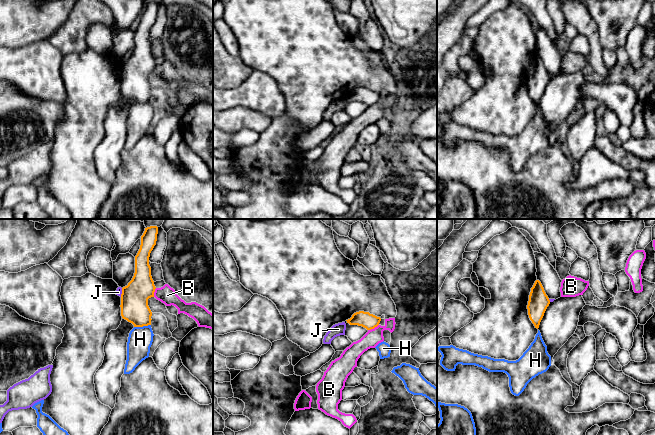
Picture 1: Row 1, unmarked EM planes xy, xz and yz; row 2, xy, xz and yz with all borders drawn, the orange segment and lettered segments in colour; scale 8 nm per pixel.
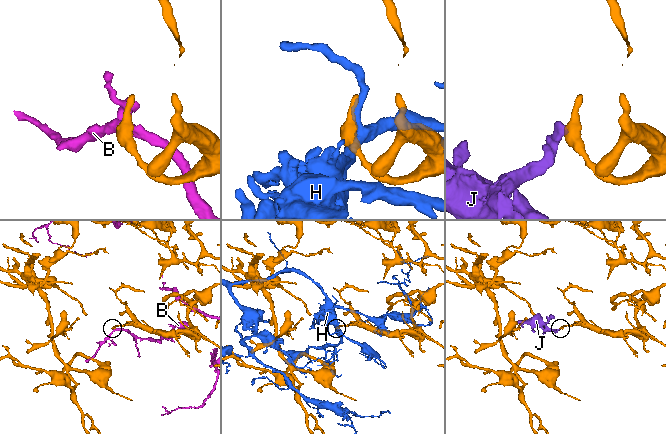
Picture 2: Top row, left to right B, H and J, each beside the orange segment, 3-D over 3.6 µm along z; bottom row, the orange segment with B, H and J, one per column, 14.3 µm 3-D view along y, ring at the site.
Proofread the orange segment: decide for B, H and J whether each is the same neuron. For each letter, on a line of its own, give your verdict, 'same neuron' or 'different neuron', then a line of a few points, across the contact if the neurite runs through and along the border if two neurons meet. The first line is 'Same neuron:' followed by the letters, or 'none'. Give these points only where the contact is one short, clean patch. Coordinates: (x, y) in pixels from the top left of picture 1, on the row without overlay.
Same neuron: none
B: different neuron
H: different neuron
J: different neuron; line xy (122, 64), (120, 72)

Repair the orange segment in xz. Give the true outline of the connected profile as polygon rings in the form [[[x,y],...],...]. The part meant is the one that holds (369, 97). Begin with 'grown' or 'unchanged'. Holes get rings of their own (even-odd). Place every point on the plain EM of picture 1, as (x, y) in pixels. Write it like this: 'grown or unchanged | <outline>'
unchanged | [[[359,87],[354,89],[352,93],[346,97],[350,101],[358,101],[367,106],[371,106],[379,101],[381,94],[370,90],[369,88]]]

